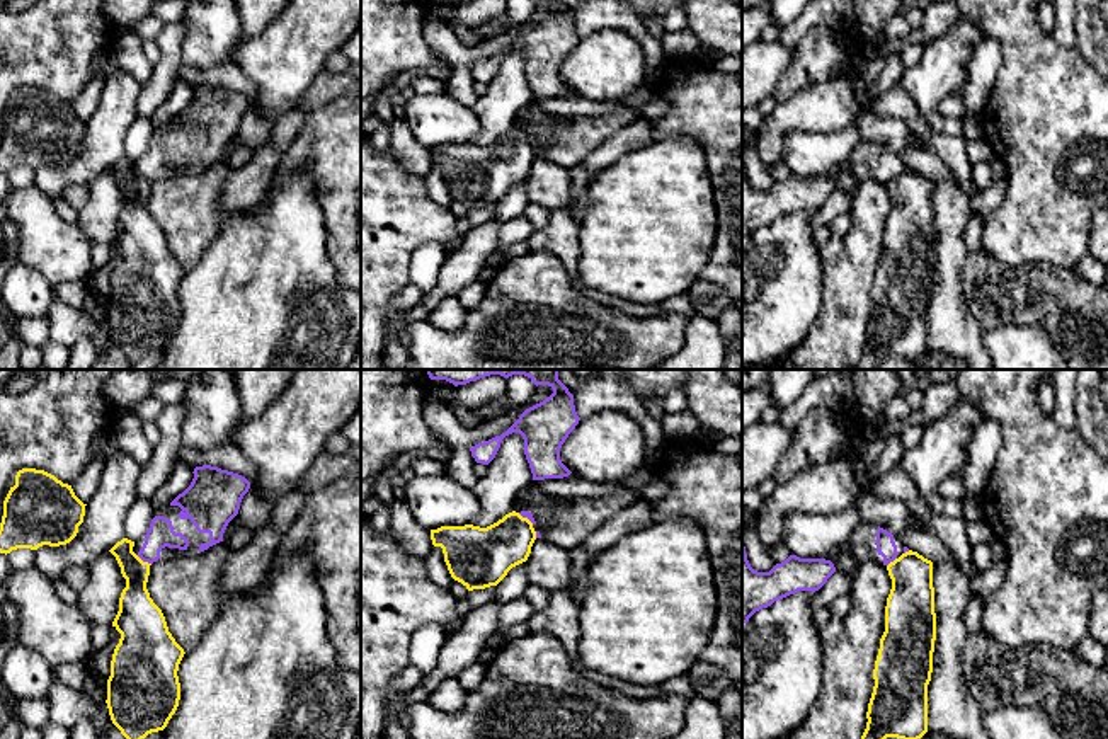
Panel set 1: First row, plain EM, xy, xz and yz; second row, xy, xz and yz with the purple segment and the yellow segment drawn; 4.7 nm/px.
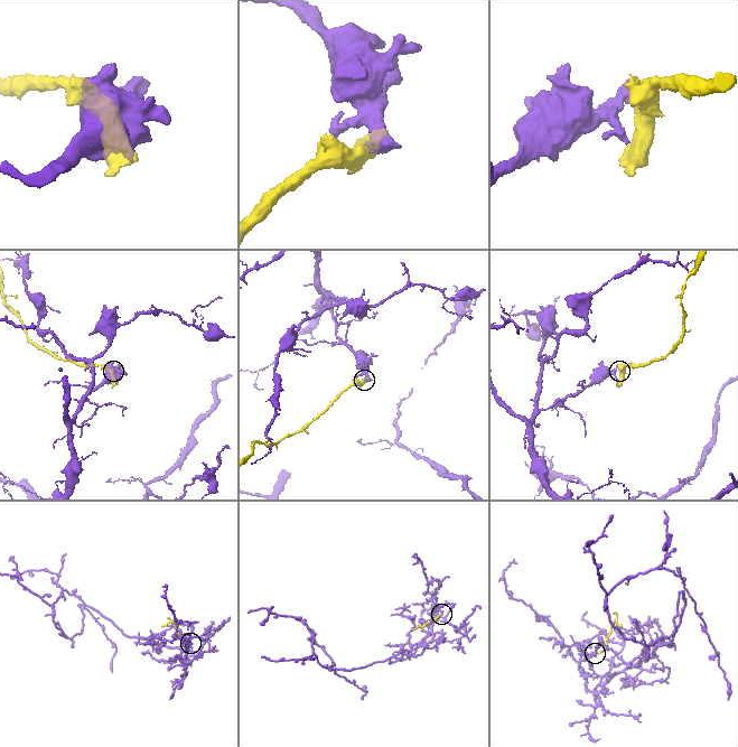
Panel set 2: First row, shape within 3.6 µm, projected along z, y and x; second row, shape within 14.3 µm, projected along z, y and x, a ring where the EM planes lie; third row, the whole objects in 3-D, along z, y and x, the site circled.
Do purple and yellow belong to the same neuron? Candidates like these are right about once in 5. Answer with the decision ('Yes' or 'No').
No

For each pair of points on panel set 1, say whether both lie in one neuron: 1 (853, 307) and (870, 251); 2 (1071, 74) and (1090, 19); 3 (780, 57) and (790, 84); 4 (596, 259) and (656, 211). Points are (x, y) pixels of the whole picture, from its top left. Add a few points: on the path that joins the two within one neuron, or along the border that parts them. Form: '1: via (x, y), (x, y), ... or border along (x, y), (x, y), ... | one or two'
1: via (853, 293), (853, 273), (858, 264) | one
2: border along (1074, 46), (1090, 65) | two
3: border along (795, 51), (790, 67), (771, 94) | two
4: via (611, 256), (640, 227) | one

